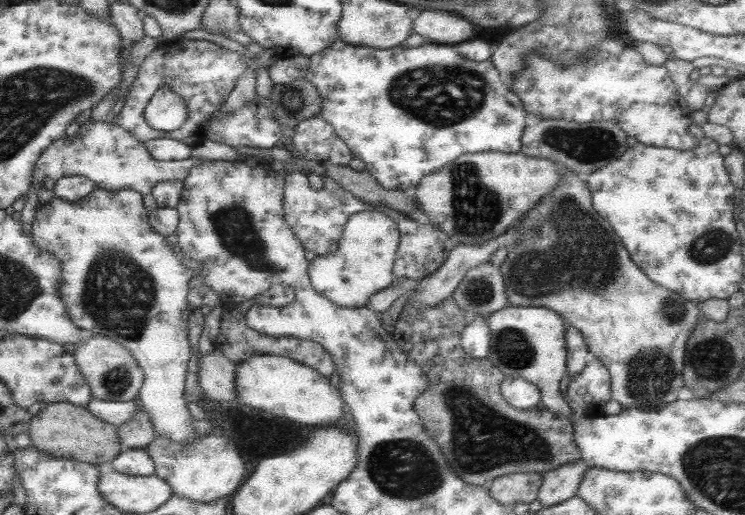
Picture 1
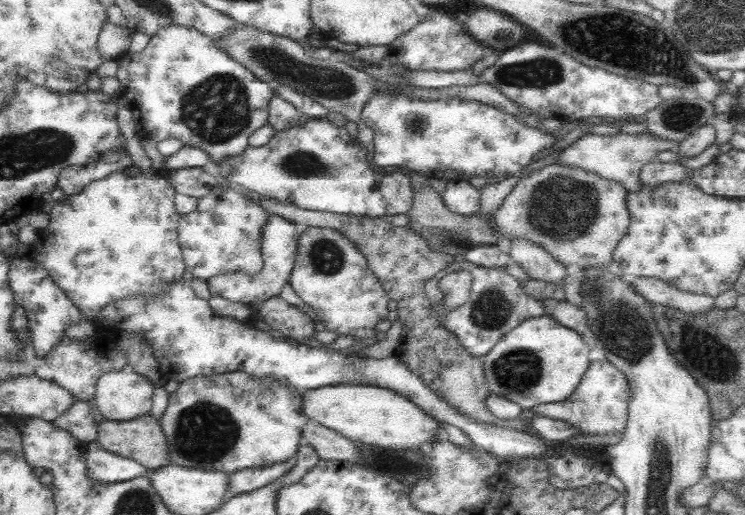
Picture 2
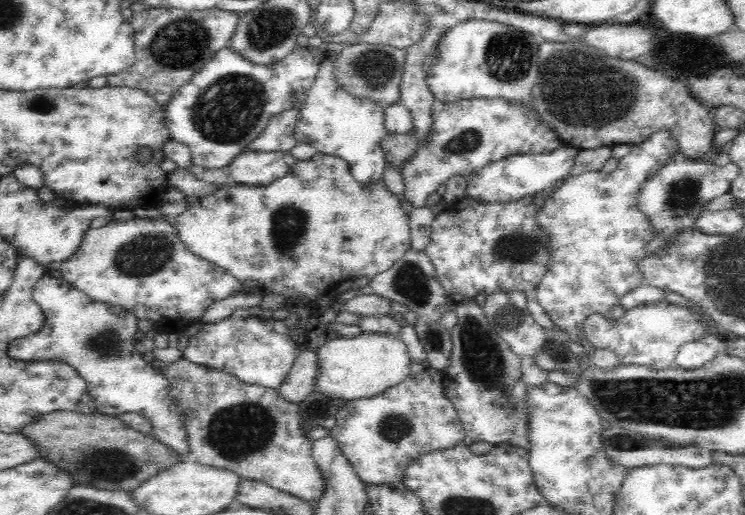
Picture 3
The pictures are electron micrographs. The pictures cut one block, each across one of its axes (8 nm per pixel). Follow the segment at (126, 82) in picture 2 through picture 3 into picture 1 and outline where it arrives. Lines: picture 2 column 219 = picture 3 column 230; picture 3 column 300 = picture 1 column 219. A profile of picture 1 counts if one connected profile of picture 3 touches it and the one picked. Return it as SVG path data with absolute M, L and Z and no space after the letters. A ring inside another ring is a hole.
M183 39L177 50L170 52L171 44L157 44L143 62L138 64L138 73L130 84L131 89L123 102L123 106L116 116L111 116L113 123L124 128L135 140L144 143L146 140L159 136L177 139L183 144L195 148L205 139L205 129L208 118L213 111L221 106L229 91L235 86L237 78L245 70L246 58L236 52L229 52L205 40ZM160 85L167 85L179 98L183 99L186 115L183 124L169 132L160 132L151 128L143 118L145 105L149 102L152 93Z

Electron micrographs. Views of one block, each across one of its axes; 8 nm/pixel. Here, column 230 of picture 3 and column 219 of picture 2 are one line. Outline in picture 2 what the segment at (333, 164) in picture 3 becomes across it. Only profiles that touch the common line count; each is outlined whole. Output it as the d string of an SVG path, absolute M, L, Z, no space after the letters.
M222 182L213 187L205 196L197 199L195 210L180 215L176 226L176 237L181 250L184 270L193 278L207 281L211 277L229 273L257 275L261 271L262 260L259 254L261 229L268 219L268 212L249 195Z

